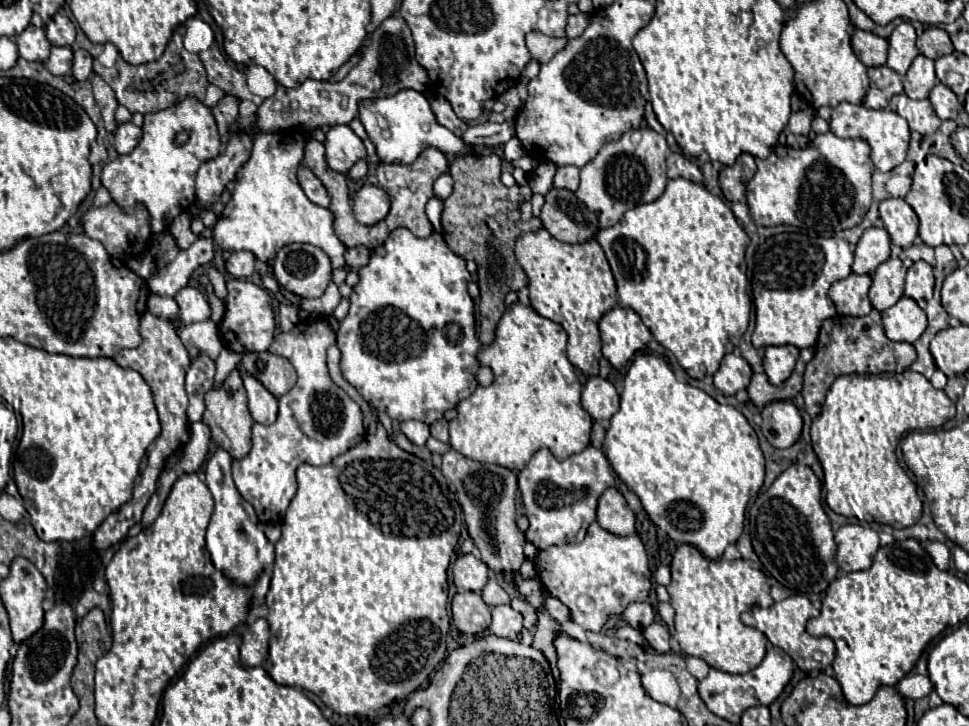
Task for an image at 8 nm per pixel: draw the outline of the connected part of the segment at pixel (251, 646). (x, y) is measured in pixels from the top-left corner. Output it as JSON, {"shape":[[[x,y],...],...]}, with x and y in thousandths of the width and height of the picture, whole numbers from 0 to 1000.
{"shape":[[[265,853],[251,872],[249,908],[257,919],[268,917],[278,902],[278,858],[276,853]]]}

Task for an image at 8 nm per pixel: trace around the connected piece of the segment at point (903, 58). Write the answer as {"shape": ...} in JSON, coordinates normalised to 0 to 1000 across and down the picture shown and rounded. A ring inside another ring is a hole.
{"shape":[[[932,29],[926,34],[917,51],[917,79],[915,92],[926,98],[928,103],[934,103],[942,81],[948,76],[944,65],[944,40],[938,29]]]}

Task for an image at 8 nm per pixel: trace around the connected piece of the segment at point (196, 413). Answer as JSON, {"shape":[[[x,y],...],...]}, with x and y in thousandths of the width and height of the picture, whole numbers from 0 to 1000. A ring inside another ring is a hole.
{"shape":[[[203,492],[197,500],[197,508],[193,511],[193,525],[191,525],[191,536],[195,544],[195,563],[193,563],[195,580],[203,580],[209,574],[209,566],[212,566],[209,547],[212,547],[212,539],[216,539],[220,530],[220,517],[222,517],[222,503],[216,492]]]}

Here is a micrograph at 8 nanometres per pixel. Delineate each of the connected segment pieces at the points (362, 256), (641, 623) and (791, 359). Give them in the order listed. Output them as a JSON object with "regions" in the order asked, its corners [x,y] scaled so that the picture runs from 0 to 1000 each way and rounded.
{"regions":[[[[370,337],[370,340],[356,346],[356,360],[362,371],[373,371],[373,368],[377,368],[377,362],[381,362],[381,351],[383,351],[383,346],[379,340]]],[[[666,828],[666,831],[651,831],[641,850],[643,850],[651,864],[655,864],[655,866],[666,866],[668,861],[674,858],[676,842],[674,842],[672,831],[668,831],[668,828]]],[[[808,475],[808,478],[792,478],[789,492],[787,492],[787,506],[798,530],[806,530],[808,525],[814,522],[818,514],[820,497],[825,492],[825,481],[818,475]]]]}

